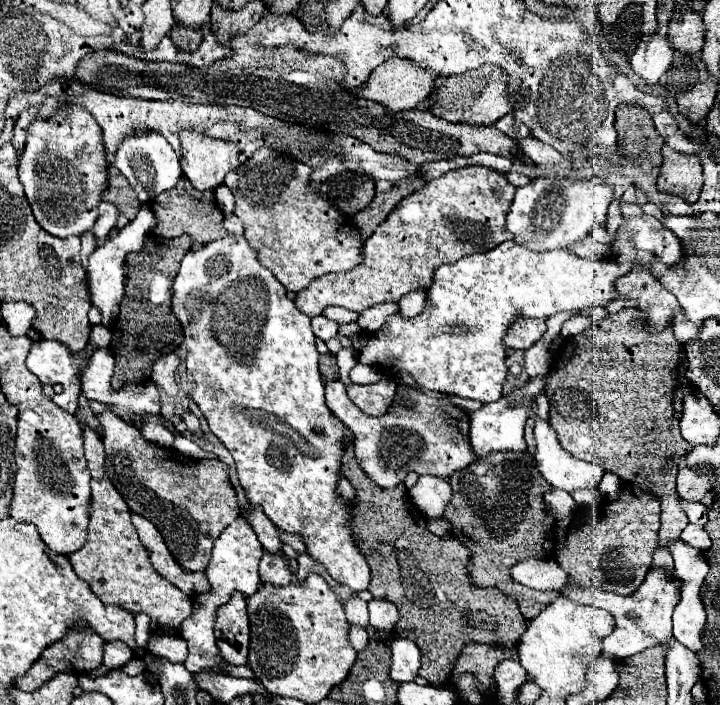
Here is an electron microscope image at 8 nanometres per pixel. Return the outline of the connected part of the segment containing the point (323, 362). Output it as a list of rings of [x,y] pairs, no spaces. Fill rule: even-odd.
[[[322,354],[320,356],[320,374],[324,382],[332,382],[338,378],[338,366],[334,354]]]

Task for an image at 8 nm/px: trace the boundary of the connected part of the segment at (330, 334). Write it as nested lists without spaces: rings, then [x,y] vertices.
[[[320,314],[320,316],[312,318],[312,330],[314,330],[316,338],[320,338],[320,340],[326,342],[326,340],[330,340],[330,338],[334,338],[338,334],[338,324],[332,322],[332,320],[328,320],[328,318],[324,318]]]

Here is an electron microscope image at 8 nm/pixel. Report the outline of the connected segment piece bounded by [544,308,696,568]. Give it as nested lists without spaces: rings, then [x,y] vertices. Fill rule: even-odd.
[[[624,308],[606,316],[604,320],[592,322],[592,326],[582,334],[564,340],[564,344],[552,354],[552,366],[550,374],[546,376],[544,394],[550,402],[550,426],[556,430],[560,444],[568,454],[584,462],[594,462],[604,468],[604,472],[612,472],[626,482],[640,484],[648,494],[658,498],[662,504],[662,526],[658,532],[660,546],[654,552],[652,566],[668,568],[668,564],[672,564],[672,556],[668,550],[664,550],[664,546],[680,538],[680,532],[688,526],[686,512],[676,492],[676,472],[678,460],[692,450],[692,446],[680,434],[680,418],[684,398],[694,394],[696,386],[686,378],[686,350],[684,344],[676,340],[672,324],[660,334],[650,334],[644,332],[636,320],[644,320],[644,312],[638,308]],[[664,458],[674,460],[674,464],[668,464],[668,470],[662,468]]]

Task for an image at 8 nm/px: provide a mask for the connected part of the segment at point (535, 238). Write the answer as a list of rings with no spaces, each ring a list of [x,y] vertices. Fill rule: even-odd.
[[[600,176],[588,178],[536,178],[530,184],[516,190],[506,230],[514,234],[514,240],[530,250],[554,250],[564,248],[584,238],[594,224],[606,222],[606,212],[612,202],[614,186]]]

